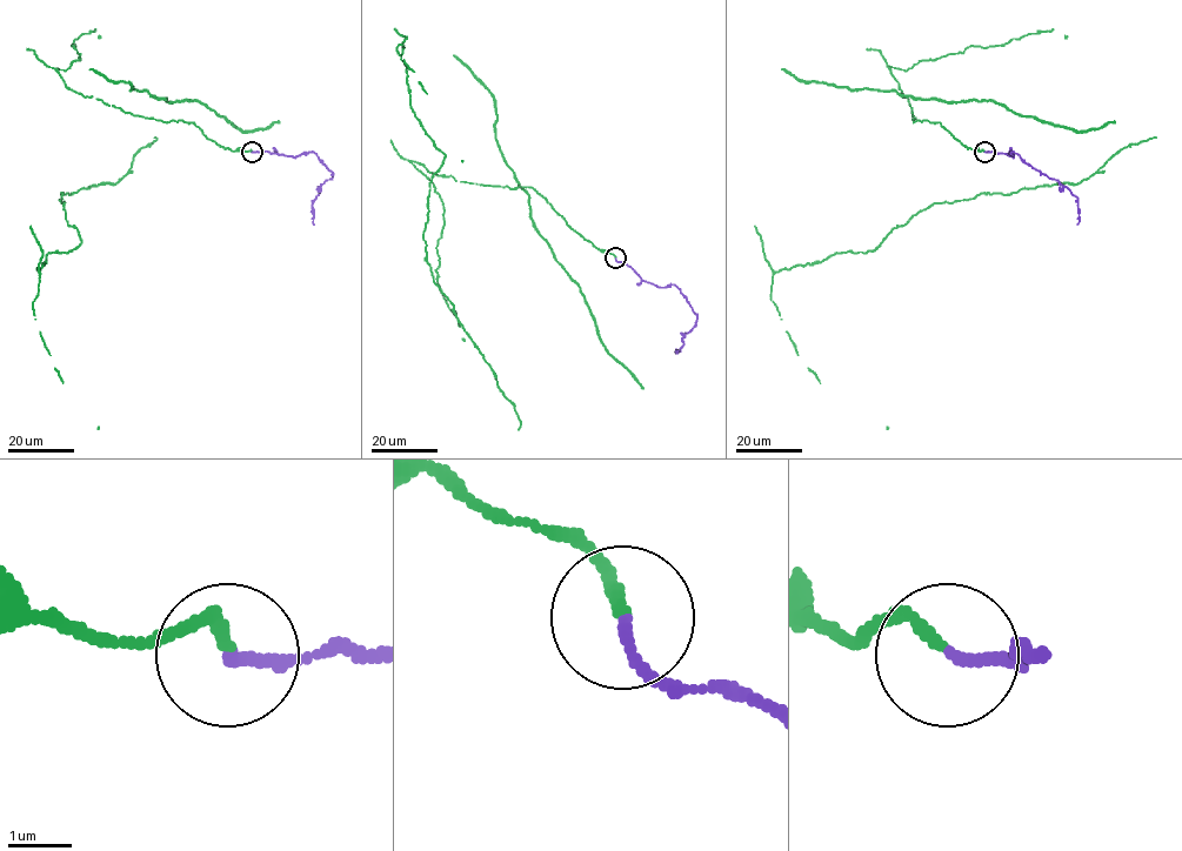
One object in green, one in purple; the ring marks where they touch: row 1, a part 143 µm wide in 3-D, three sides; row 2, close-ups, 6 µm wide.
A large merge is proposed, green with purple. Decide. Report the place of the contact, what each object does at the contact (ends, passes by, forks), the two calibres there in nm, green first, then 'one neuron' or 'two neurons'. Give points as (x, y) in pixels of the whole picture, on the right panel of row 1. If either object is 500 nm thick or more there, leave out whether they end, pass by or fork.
place (984, 152); green ends; purple ends; calibres 190 and 150 nm; one neuron

